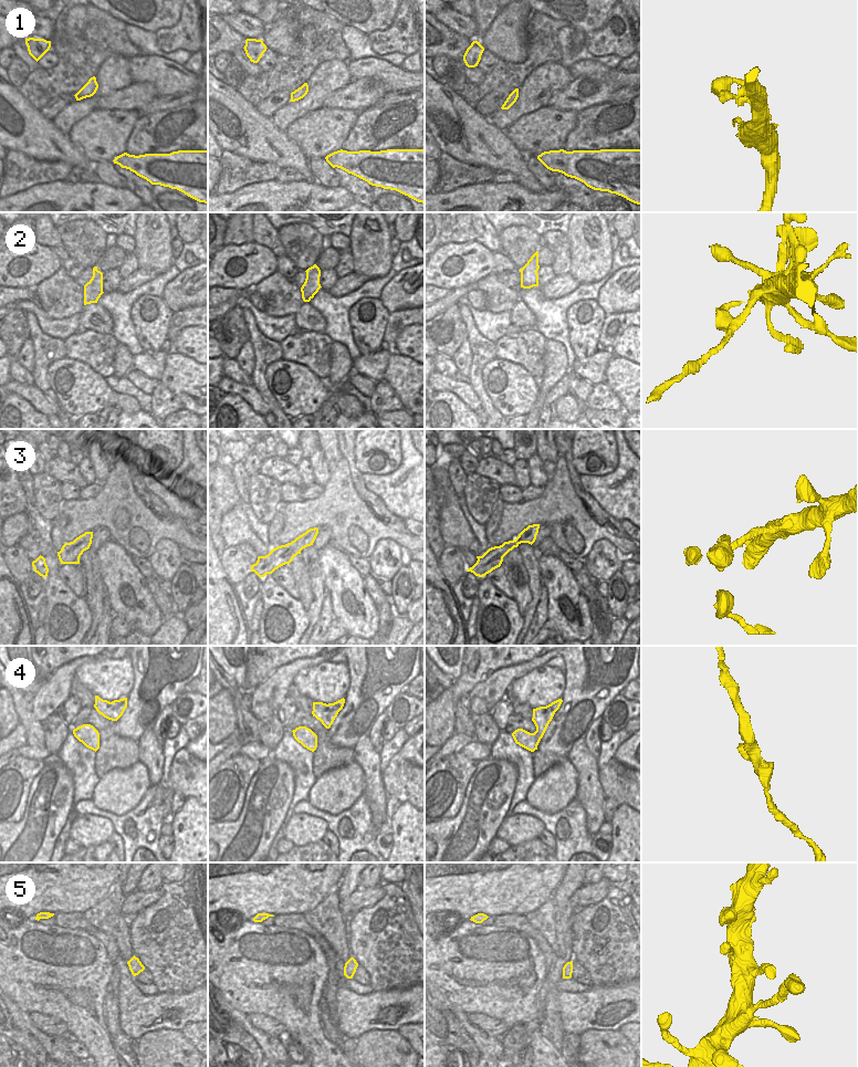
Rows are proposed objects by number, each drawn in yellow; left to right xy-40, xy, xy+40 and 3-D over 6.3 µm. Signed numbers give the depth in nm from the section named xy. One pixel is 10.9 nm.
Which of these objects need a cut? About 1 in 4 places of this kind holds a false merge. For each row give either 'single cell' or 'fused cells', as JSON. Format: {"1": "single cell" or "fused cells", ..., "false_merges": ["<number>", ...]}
{"1": "single cell", "2": "fused cells", "3": "fused cells", "4": "single cell", "5": "single cell", "false_merges": ["2", "3"]}

